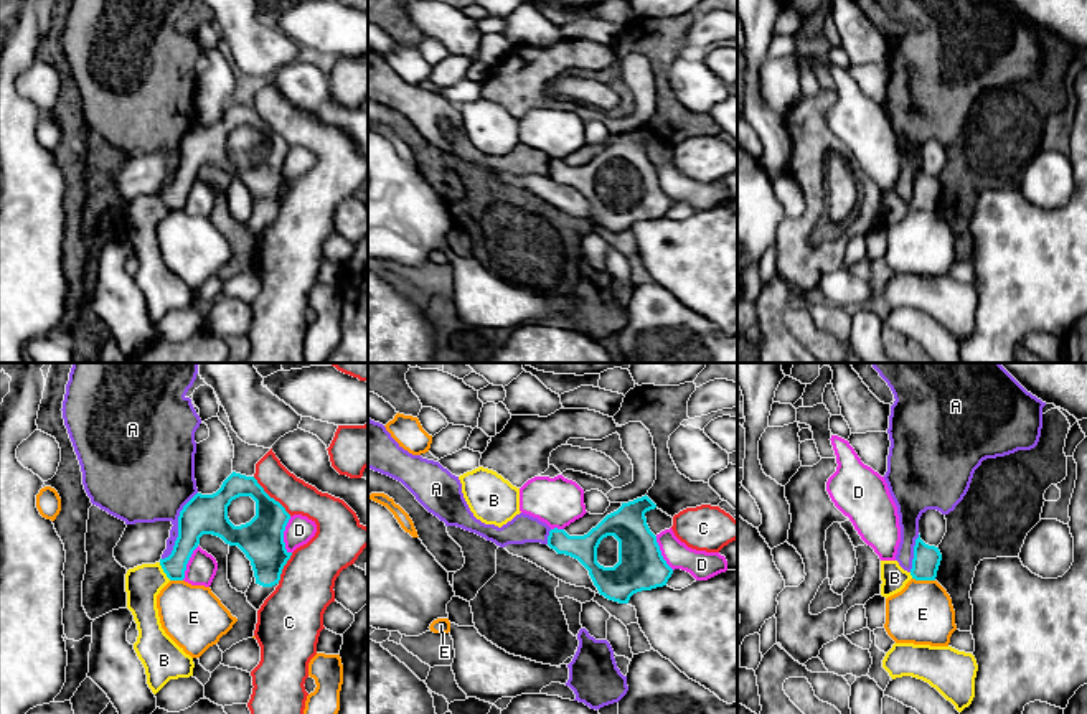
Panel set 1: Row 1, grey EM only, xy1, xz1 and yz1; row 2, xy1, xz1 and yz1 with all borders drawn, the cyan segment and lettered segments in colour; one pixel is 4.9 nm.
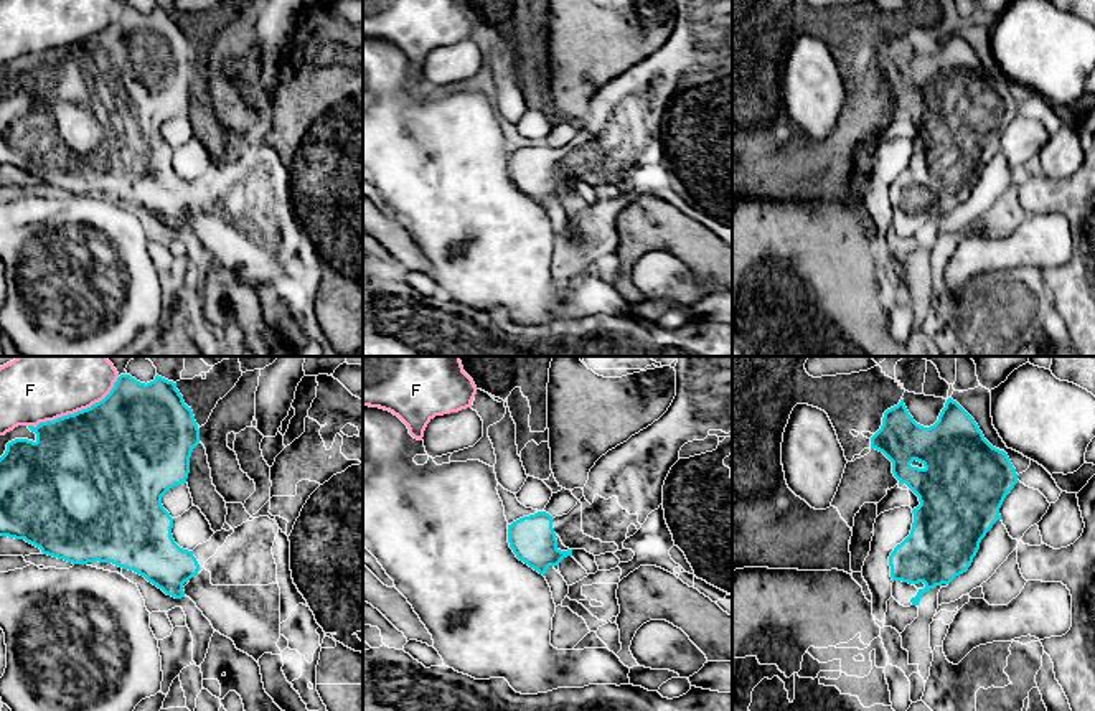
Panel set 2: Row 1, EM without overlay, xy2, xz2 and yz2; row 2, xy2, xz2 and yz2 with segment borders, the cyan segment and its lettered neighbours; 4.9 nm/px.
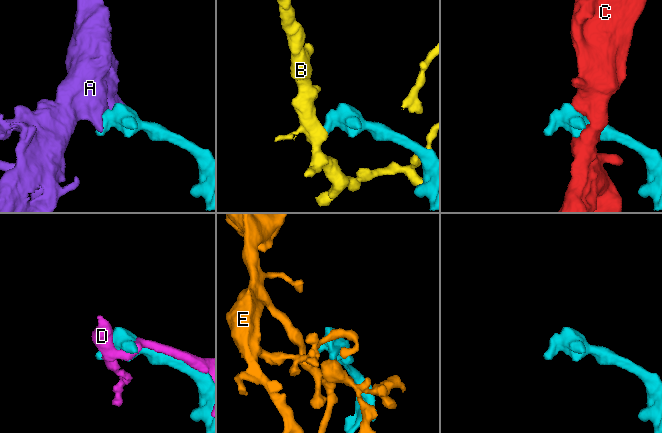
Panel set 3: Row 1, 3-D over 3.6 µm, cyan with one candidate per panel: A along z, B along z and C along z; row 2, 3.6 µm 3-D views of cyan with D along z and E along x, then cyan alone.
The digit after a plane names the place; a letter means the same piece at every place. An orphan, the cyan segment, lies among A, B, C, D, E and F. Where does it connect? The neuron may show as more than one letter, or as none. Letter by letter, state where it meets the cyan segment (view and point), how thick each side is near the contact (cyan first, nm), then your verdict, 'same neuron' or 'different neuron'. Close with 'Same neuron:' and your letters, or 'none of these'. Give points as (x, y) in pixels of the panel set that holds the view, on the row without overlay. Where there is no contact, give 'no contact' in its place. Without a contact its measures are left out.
A: contact xy1 (178, 157); calibres 190 and 380 nm; different neuron
B: contact xy1 (164, 201); calibres 130 and 180 nm; different neuron
C: contact xy1 (269, 127); calibres 220 and 160 nm; different neuron
D: contact xy1 (282, 165); calibres 220 and 140 nm; different neuron
E: contact yz1 (924, 210); calibres 130 and 300 nm; different neuron
F: contact xy2 (78, 42); calibres 500 and 280 nm; different neuron
Same neuron: none of these

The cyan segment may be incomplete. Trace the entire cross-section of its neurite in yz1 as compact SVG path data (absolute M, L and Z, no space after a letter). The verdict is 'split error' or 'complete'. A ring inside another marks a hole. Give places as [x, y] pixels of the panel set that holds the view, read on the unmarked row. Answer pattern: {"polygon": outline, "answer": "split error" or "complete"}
{"polygon": "M919 168L914 176L914 190L911 206L915 211L935 211L942 191L939 178L929 176Z", "answer": "complete"}

